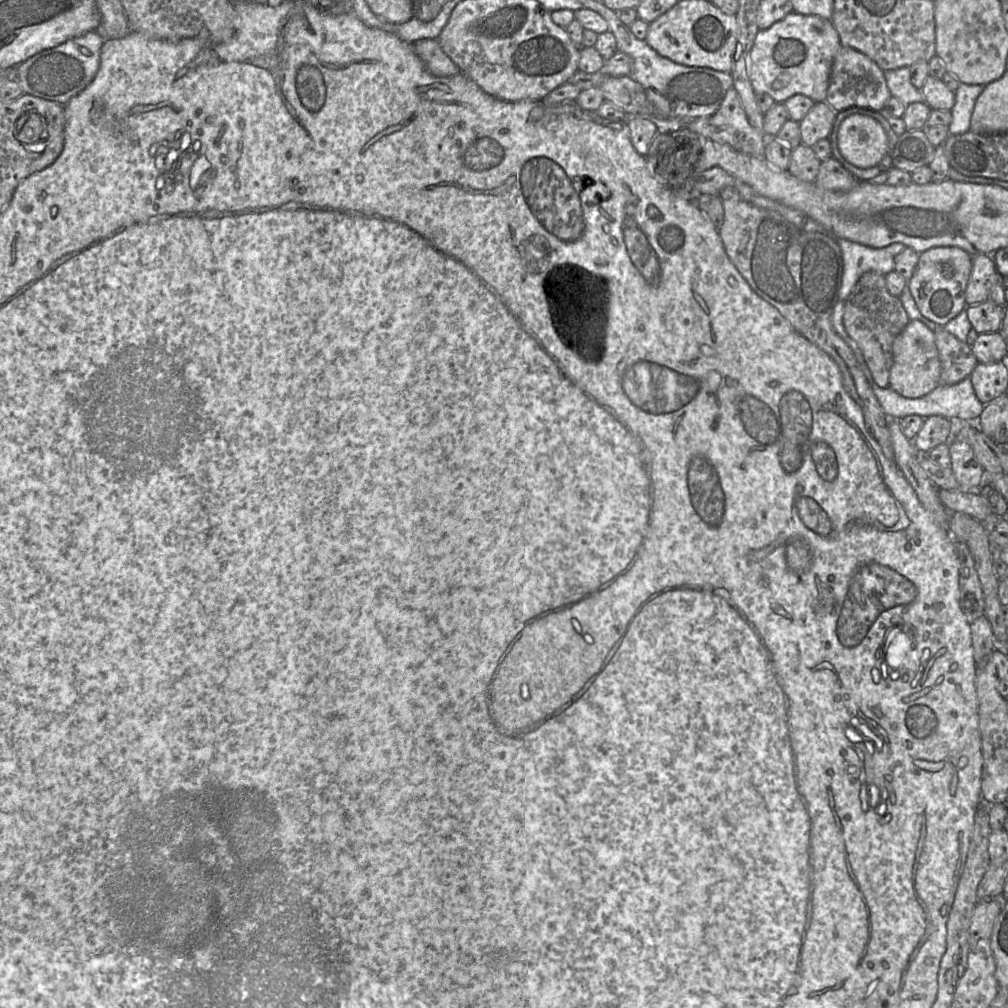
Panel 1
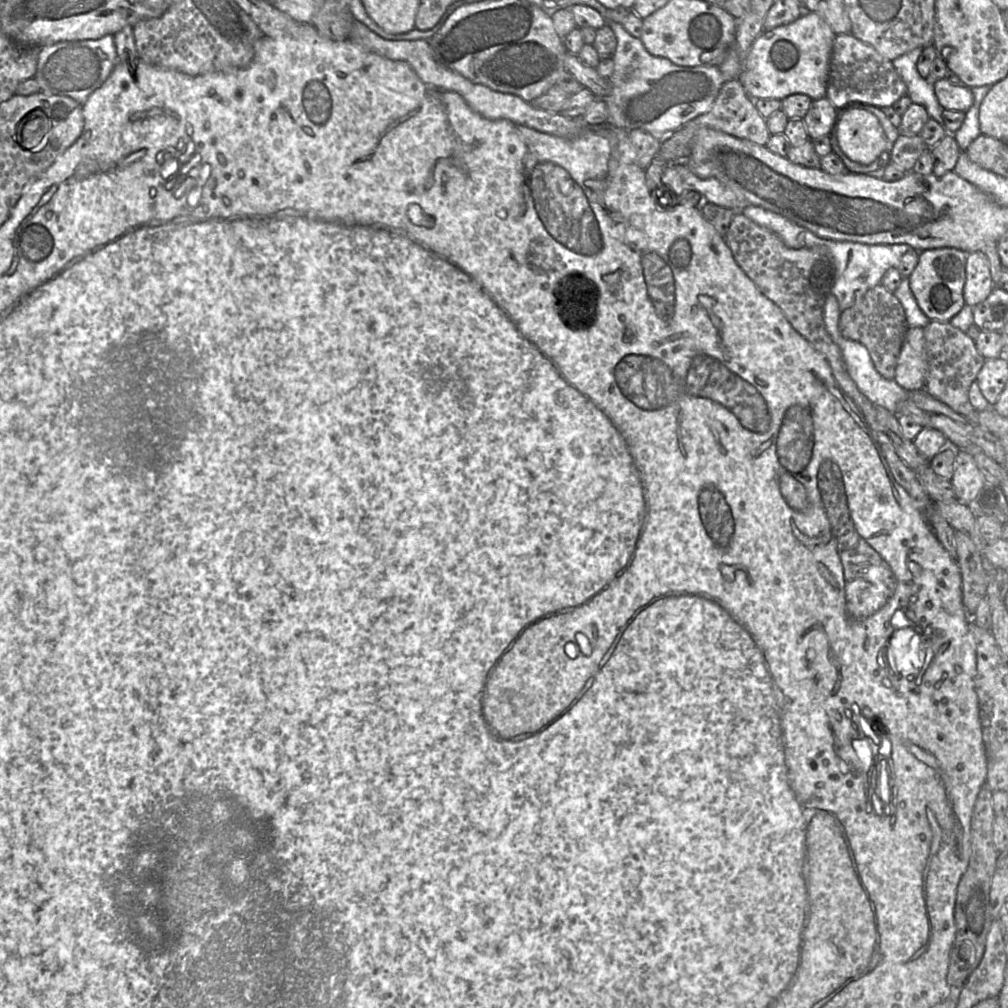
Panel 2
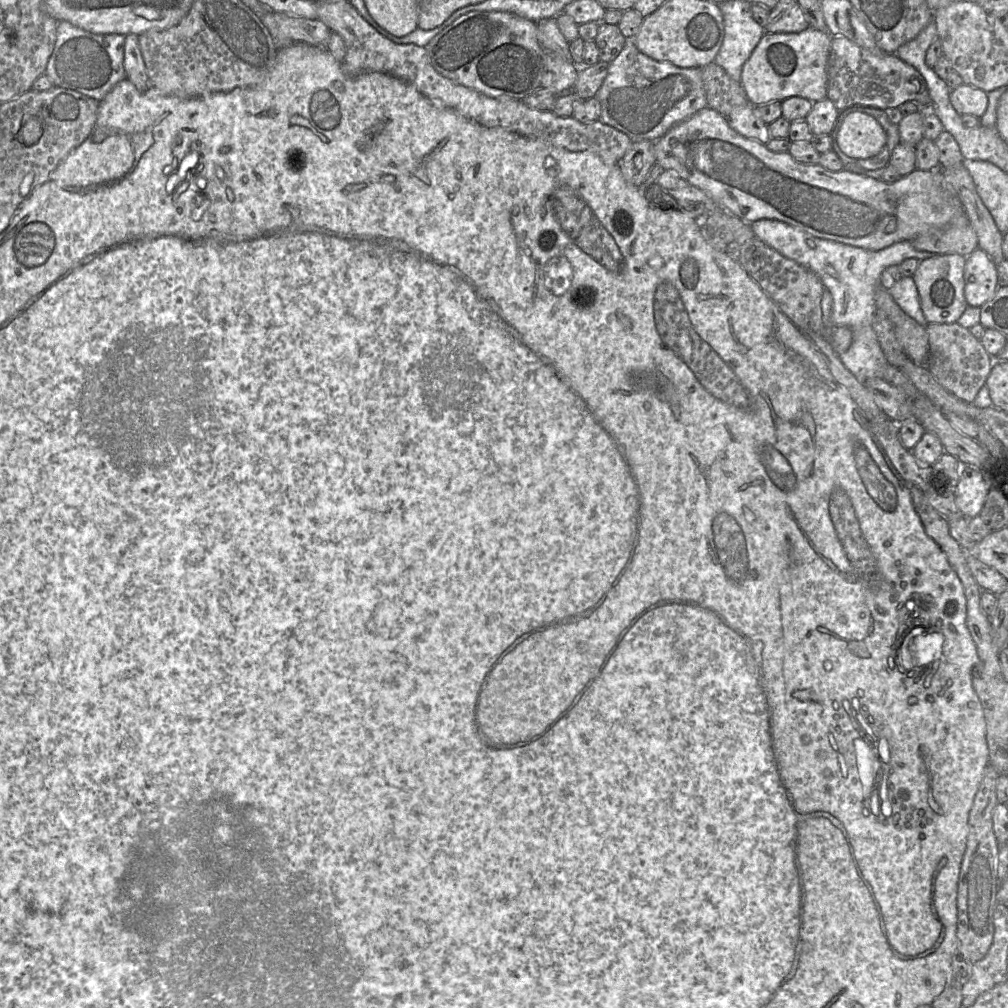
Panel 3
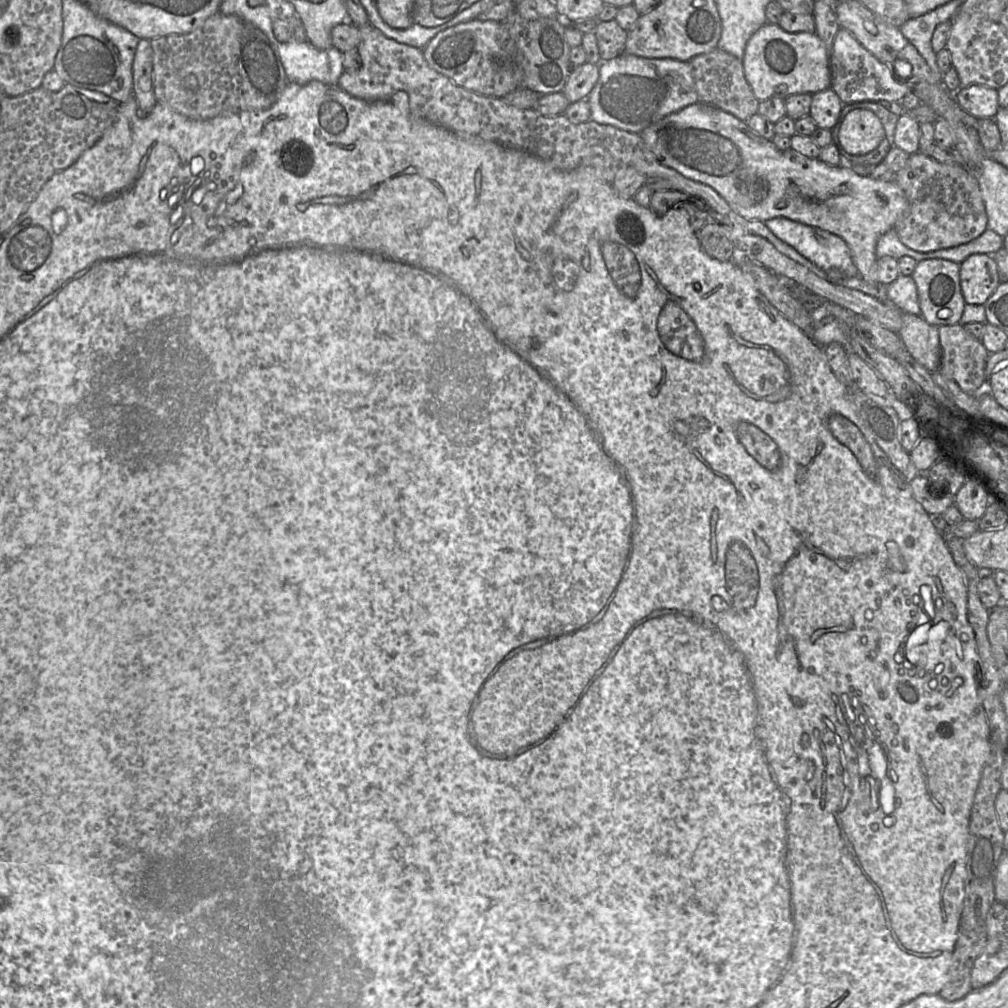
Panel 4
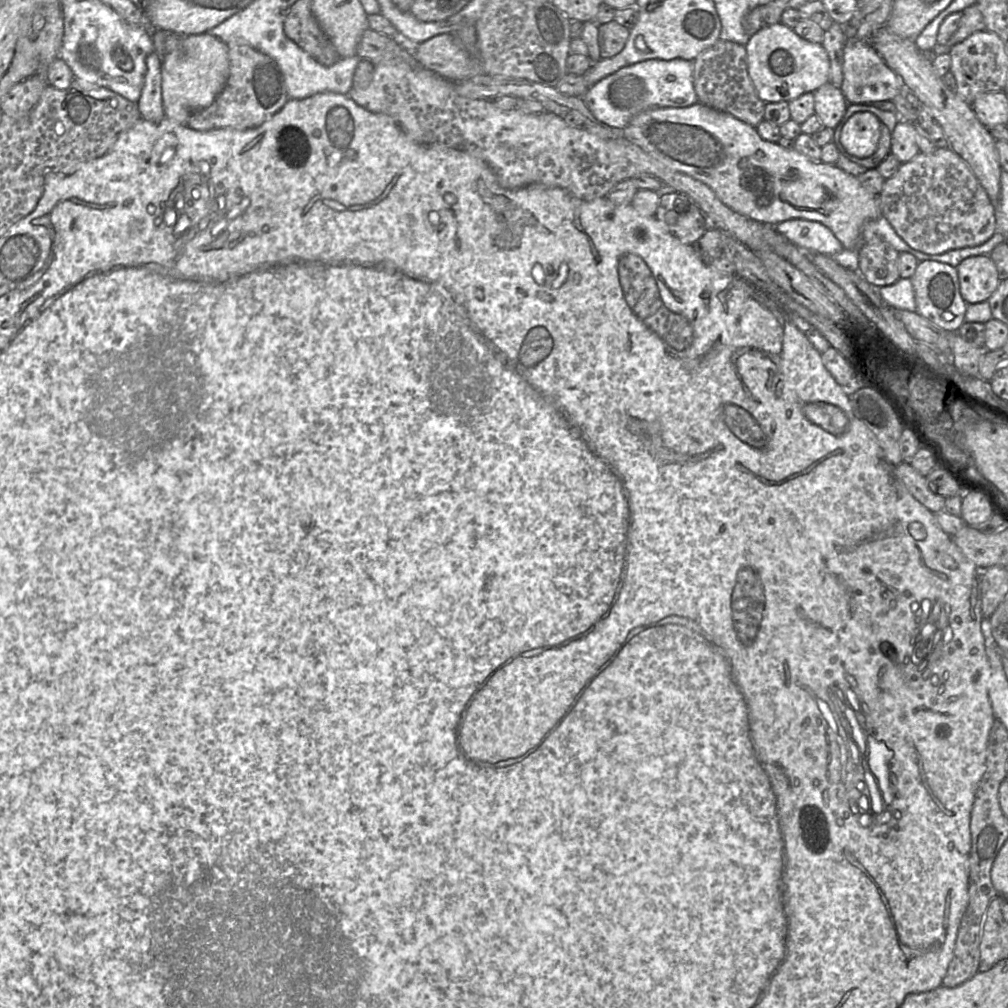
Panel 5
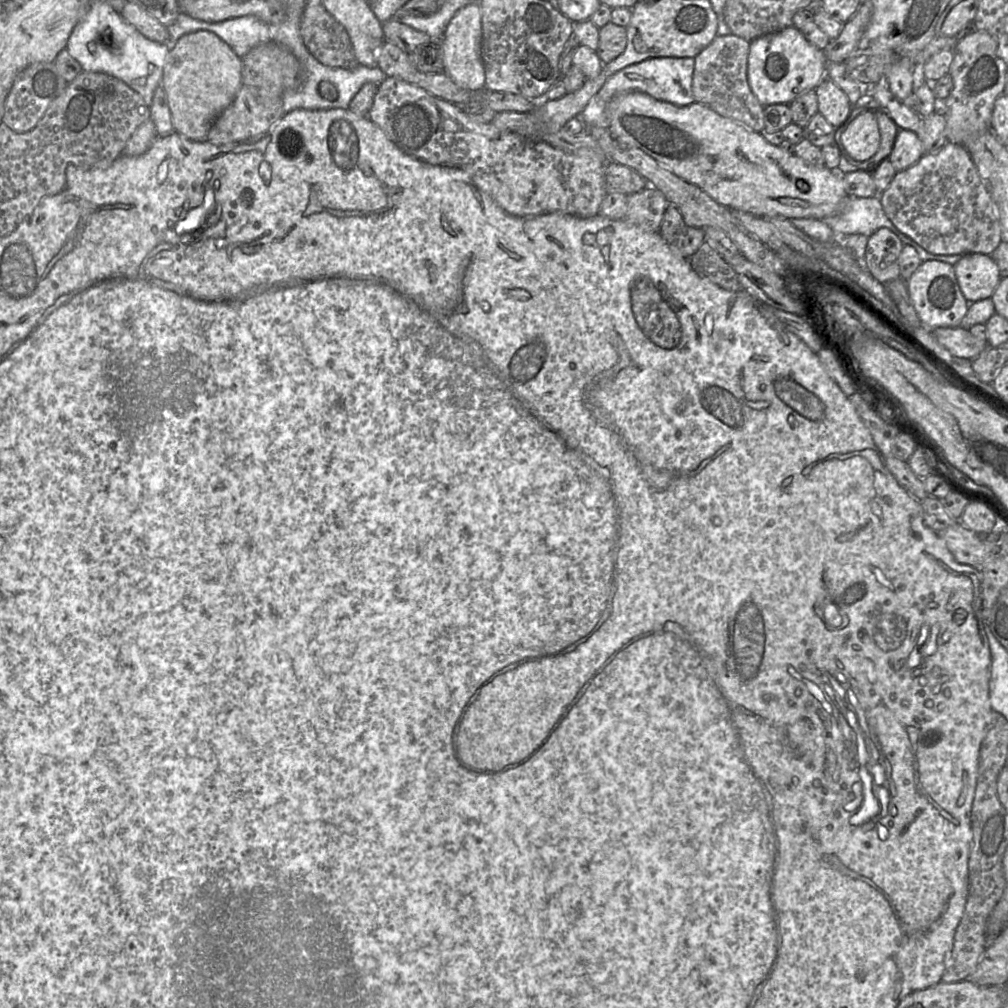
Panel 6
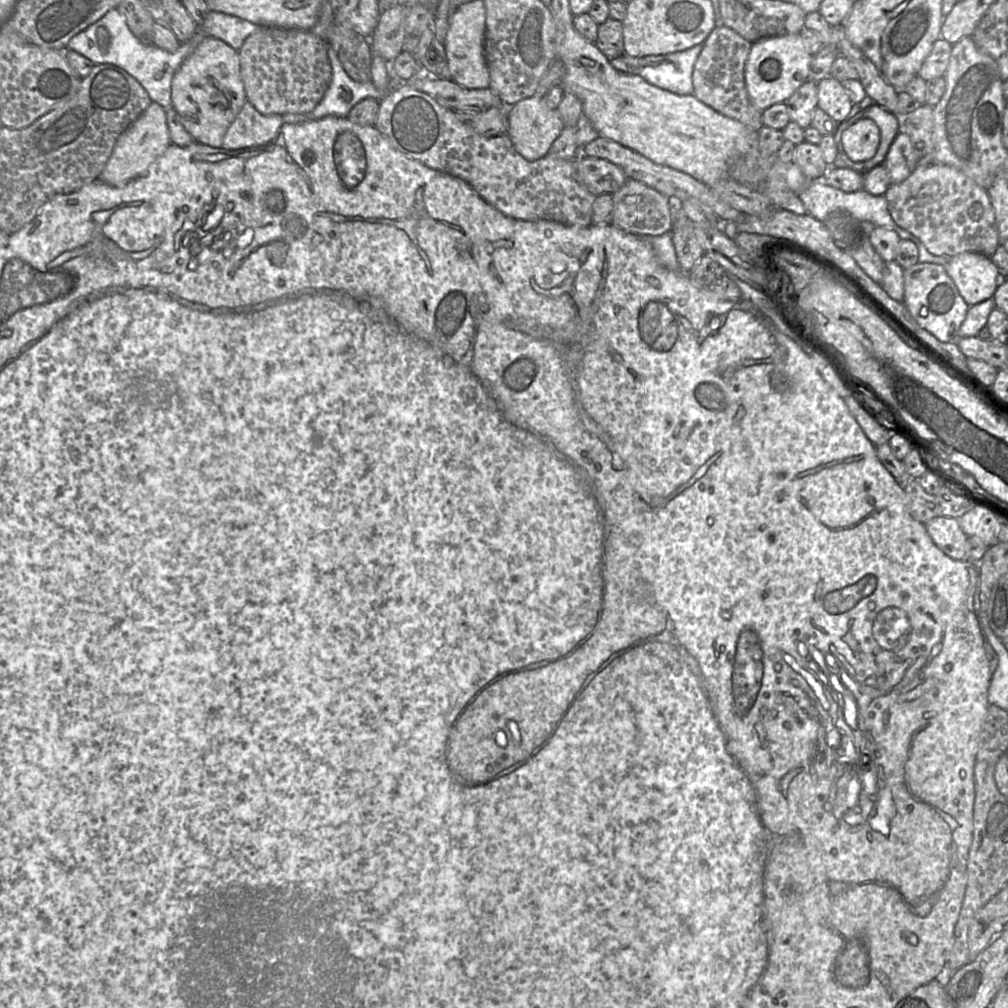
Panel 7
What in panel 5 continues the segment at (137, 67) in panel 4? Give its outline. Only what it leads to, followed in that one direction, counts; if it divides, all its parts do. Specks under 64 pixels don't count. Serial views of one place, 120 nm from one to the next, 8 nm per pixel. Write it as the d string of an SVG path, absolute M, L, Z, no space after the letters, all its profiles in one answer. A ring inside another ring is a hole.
M156 51L147 56L147 71L141 96L137 101L141 118L154 123L160 122L165 117L161 94L162 58Z

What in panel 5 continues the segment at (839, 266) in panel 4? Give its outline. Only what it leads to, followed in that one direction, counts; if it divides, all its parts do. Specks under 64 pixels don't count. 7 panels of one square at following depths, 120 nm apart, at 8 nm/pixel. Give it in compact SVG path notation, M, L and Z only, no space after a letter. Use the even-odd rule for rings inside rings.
M794 218L782 221L774 227L806 253L834 256L844 249L833 232L818 221Z

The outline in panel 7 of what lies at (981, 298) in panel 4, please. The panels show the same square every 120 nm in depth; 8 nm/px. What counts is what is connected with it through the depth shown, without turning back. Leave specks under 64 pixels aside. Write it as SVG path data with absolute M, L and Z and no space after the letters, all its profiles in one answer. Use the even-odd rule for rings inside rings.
M976 252L951 257L946 271L969 306L993 298L1001 281L999 269L991 258Z

